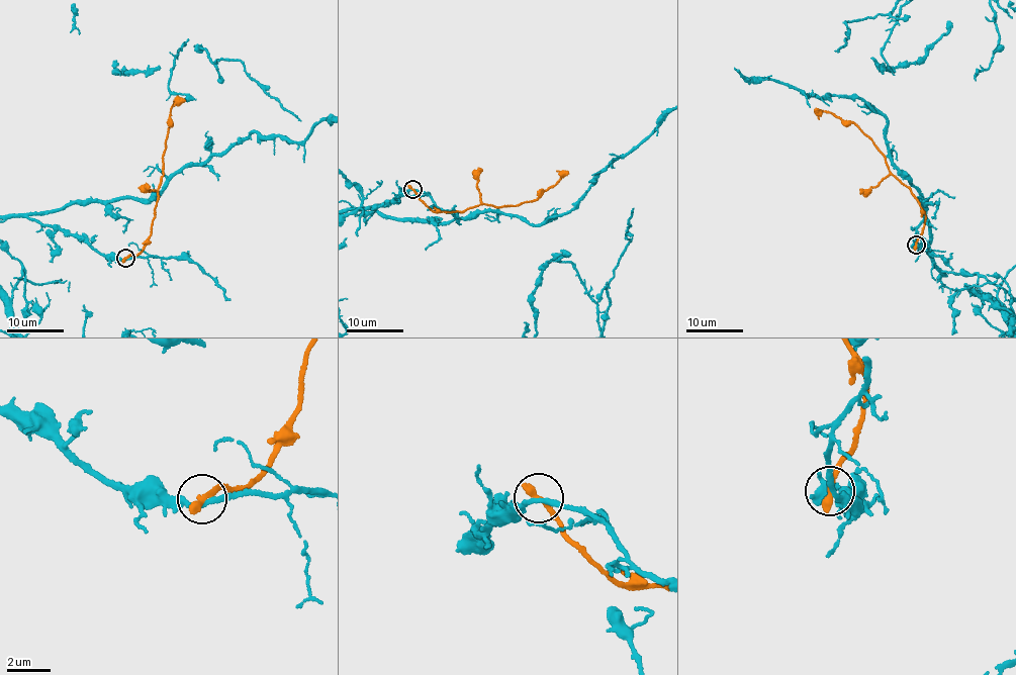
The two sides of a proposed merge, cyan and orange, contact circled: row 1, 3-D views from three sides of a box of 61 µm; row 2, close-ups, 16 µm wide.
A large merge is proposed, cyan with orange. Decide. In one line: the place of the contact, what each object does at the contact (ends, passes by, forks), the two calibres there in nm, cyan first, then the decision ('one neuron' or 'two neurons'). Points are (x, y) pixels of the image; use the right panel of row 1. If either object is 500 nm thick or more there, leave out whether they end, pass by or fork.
place (916, 245); cyan passes by; orange ends; calibres 240 and 400 nm; two neurons

